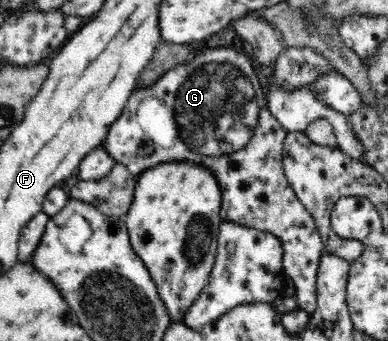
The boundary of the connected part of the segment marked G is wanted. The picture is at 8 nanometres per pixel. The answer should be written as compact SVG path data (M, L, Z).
M239 42L230 48L207 48L197 52L185 64L166 71L155 83L131 90L125 107L111 124L100 147L115 163L124 165L138 176L146 169L160 163L191 162L213 173L223 199L220 218L235 221L246 227L274 233L284 248L283 268L293 282L298 299L298 309L311 314L317 307L316 280L324 244L317 225L305 206L299 201L283 170L285 129L267 107L265 89L259 83L251 60L245 56Z

